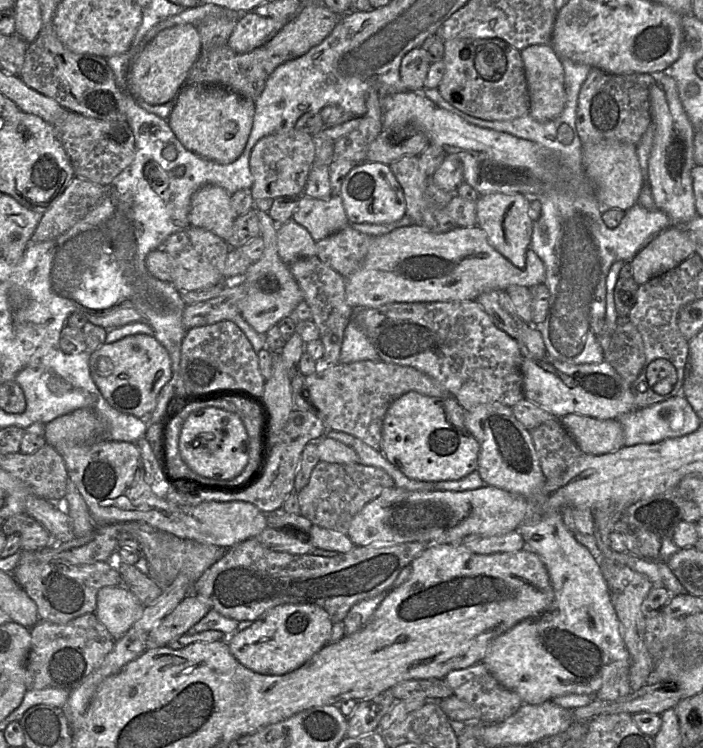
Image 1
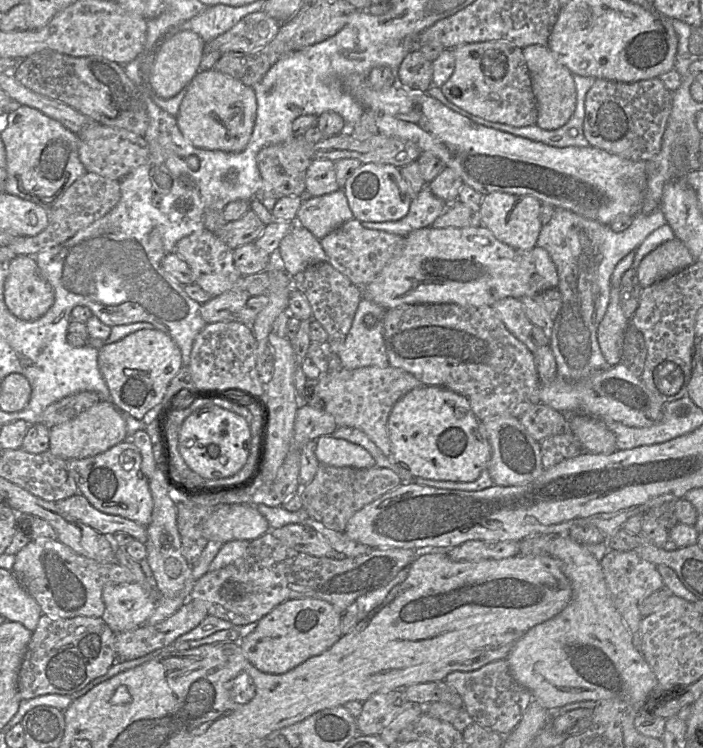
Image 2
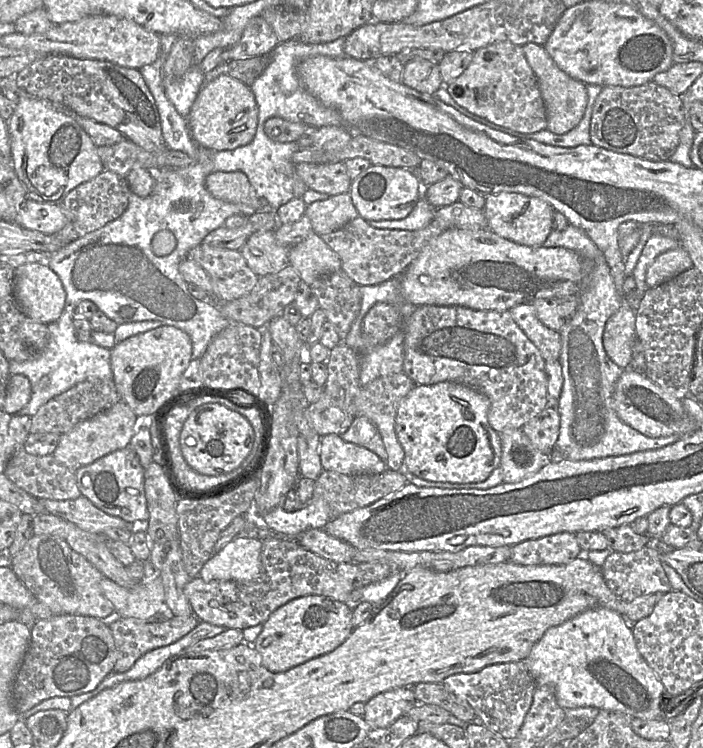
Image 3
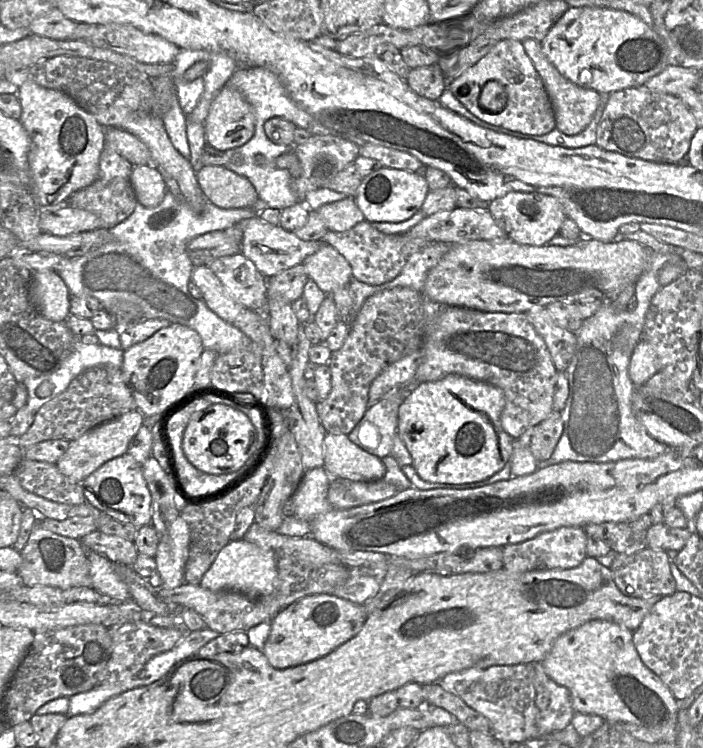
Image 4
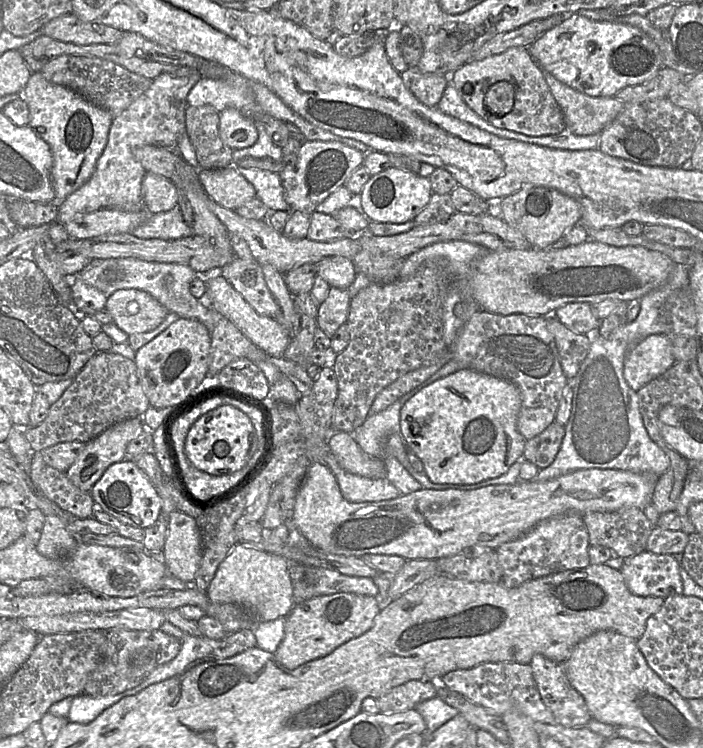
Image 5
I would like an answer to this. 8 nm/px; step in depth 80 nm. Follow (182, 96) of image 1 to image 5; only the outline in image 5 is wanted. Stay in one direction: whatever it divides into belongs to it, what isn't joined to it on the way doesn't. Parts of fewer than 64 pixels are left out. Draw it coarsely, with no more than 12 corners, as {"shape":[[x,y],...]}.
{"shape":[[234,108],[219,112],[222,142],[233,150],[258,138],[254,120]]}

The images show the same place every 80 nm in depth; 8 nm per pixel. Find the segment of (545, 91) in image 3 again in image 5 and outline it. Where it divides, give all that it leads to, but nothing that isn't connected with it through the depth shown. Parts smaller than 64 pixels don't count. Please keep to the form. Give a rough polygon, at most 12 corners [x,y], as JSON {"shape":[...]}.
{"shape":[[544,72],[566,128],[588,136],[624,109],[591,97]]}

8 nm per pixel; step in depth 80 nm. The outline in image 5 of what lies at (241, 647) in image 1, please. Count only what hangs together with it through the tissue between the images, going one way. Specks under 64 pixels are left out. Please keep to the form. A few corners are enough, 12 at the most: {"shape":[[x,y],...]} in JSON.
{"shape":[[373,596],[294,605],[274,655],[289,670],[367,632]]}

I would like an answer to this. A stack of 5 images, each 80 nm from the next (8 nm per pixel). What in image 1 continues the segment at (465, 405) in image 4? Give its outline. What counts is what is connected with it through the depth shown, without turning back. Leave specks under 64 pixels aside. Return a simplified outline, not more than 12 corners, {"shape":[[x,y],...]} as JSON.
{"shape":[[394,400],[380,451],[406,477],[459,480],[479,444],[457,400]]}

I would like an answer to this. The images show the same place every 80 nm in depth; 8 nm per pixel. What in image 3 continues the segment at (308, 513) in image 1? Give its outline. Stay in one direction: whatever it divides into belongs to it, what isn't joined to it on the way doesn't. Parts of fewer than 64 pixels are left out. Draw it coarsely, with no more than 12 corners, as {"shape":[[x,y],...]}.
{"shape":[[322,470],[313,498],[333,519],[402,489],[400,472],[345,475]]}

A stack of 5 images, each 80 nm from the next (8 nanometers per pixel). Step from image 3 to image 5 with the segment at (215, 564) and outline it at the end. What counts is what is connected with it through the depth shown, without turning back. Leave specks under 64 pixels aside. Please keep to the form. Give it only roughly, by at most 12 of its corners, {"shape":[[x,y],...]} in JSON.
{"shape":[[237,543],[206,591],[256,622],[294,606],[289,562]]}

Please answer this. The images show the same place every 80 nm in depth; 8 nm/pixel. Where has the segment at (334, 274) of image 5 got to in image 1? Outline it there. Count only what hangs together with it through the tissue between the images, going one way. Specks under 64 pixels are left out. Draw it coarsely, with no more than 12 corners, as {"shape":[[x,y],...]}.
{"shape":[[298,223],[278,224],[279,256],[288,266],[316,256],[316,241]]}

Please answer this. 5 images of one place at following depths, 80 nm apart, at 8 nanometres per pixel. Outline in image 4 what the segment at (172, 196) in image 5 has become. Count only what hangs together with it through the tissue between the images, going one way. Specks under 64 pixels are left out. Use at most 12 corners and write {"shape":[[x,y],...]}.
{"shape":[[134,166],[129,181],[138,202],[159,205],[168,191],[153,166]]}

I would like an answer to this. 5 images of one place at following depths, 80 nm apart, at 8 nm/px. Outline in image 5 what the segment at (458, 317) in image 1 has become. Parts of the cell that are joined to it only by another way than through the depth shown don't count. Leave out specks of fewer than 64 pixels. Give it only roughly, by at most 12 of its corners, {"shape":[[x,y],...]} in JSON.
{"shape":[[480,309],[450,348],[519,389],[526,440],[554,422],[563,373],[546,317]]}

